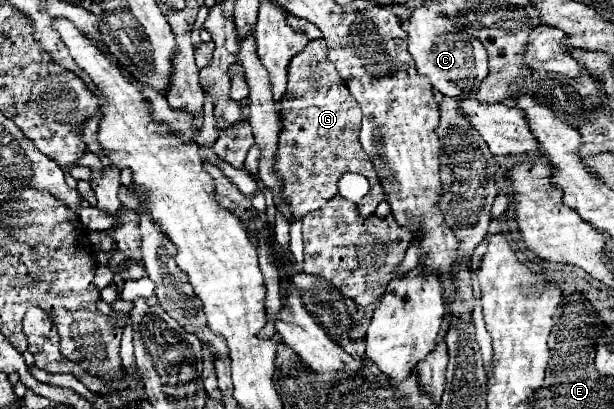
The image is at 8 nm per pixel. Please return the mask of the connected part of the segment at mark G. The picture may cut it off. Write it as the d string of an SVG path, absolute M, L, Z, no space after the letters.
M324 38L310 40L306 50L292 58L288 68L288 94L282 98L282 106L284 128L280 132L274 166L284 180L284 196L290 200L294 216L302 218L334 198L338 194L338 180L346 172L356 172L370 180L368 198L358 204L358 214L364 218L372 216L384 200L384 190L358 142L362 110L334 66L326 62Z

